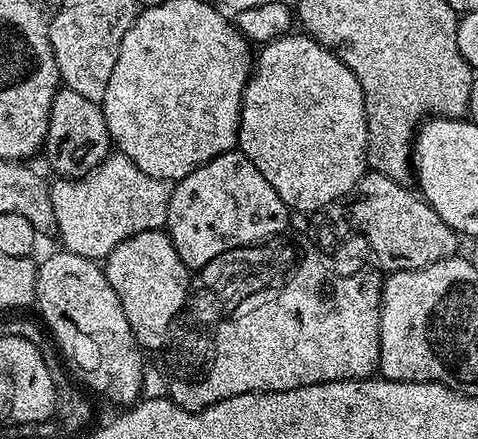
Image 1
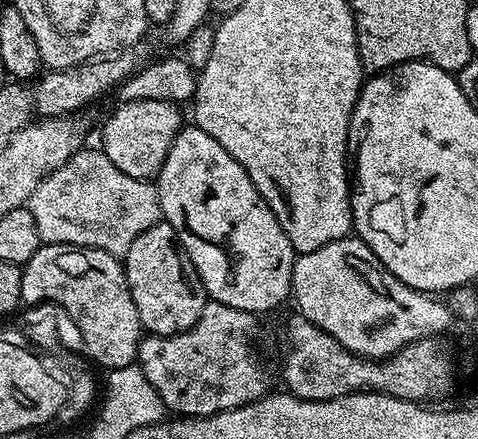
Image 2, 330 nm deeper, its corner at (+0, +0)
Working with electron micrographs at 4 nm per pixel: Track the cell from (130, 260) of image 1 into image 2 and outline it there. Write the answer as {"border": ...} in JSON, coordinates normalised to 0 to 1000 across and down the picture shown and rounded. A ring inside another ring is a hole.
{"border":[[[337,506],[289,533],[289,542],[272,551],[272,569],[255,585],[255,599],[303,759],[362,765],[397,752],[397,743],[414,733],[431,690],[431,667],[406,606],[368,549],[364,515]]]}

